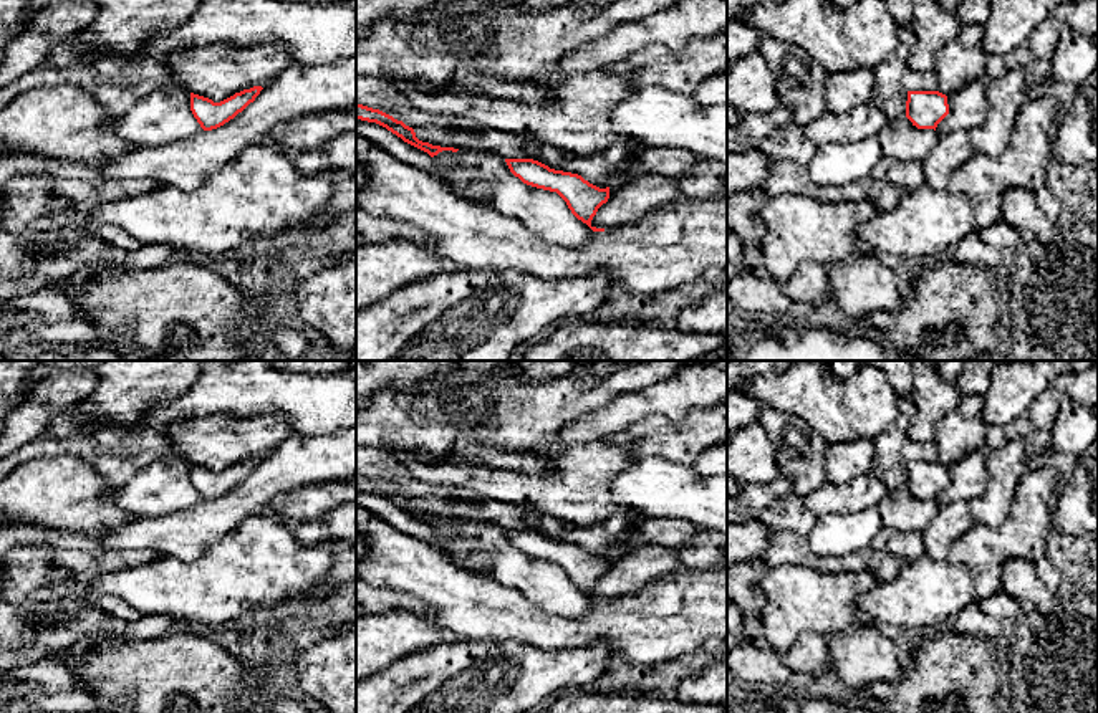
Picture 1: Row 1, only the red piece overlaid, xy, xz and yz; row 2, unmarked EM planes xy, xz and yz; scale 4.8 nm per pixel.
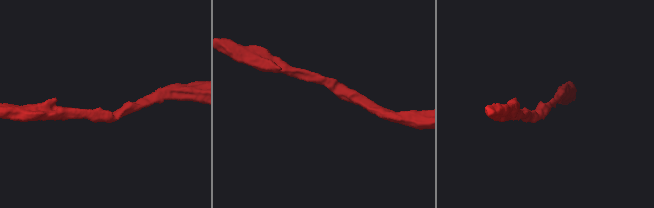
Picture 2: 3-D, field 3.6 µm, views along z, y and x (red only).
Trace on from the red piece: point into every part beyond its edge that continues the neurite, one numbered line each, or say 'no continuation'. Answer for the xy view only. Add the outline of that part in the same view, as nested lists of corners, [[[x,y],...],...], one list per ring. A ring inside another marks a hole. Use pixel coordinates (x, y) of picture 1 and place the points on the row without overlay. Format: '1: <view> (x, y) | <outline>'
no continuation

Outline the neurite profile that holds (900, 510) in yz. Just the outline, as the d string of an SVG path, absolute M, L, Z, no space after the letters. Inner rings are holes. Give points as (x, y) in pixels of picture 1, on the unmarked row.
M906 486L891 490L878 506L884 528L921 533L936 516L937 508L934 500L917 500Z

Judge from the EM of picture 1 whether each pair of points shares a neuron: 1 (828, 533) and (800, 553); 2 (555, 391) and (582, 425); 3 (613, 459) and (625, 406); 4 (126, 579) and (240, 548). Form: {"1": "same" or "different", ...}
{"1": "different", "2": "different", "3": "different", "4": "same"}

